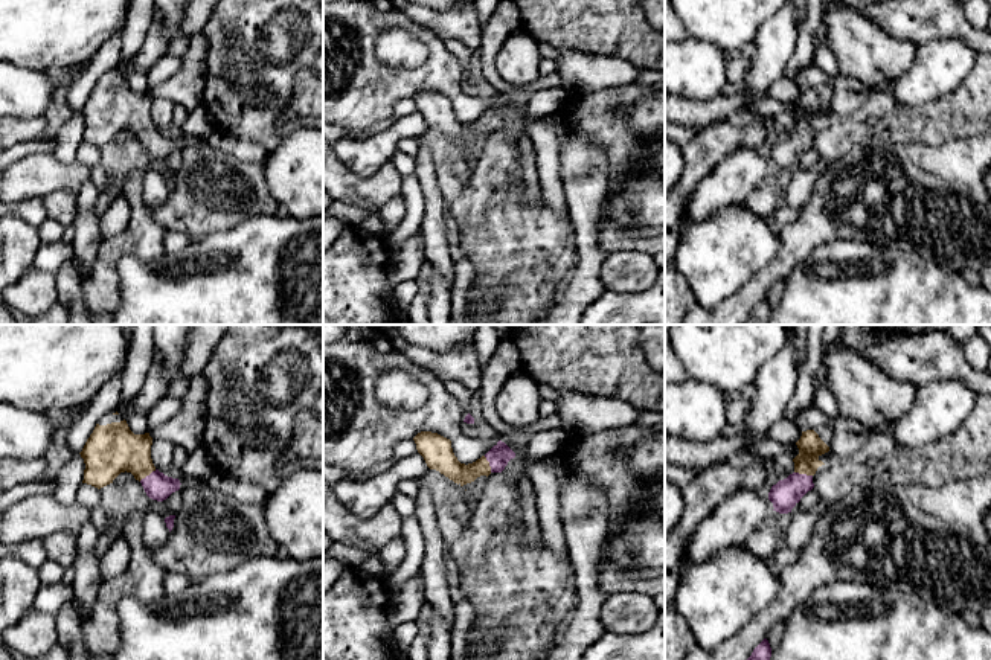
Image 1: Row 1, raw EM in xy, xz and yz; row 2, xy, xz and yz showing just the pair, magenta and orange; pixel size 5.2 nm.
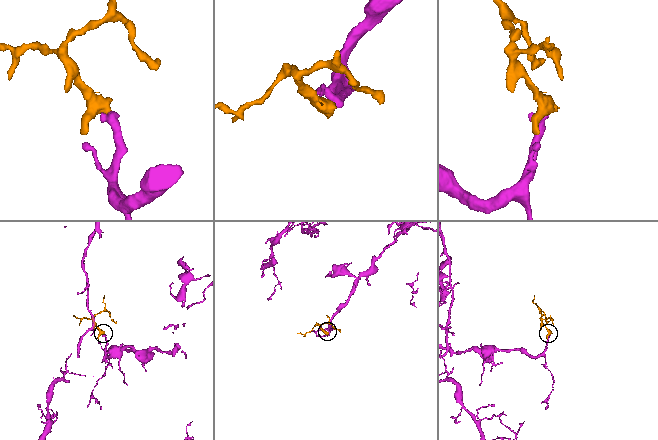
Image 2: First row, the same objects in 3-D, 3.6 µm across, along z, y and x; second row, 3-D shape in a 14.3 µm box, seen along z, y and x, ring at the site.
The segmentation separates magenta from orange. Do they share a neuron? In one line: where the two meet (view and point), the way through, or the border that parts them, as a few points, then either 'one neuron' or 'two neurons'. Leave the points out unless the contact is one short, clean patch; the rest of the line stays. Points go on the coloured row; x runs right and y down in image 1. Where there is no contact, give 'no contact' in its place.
contact yz (804, 474); way yz (784, 496), (804, 474), (810, 445); one neuron

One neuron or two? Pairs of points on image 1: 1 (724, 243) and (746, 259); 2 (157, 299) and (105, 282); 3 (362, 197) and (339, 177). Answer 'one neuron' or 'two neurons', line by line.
1: one neuron
2: two neurons
3: one neuron

